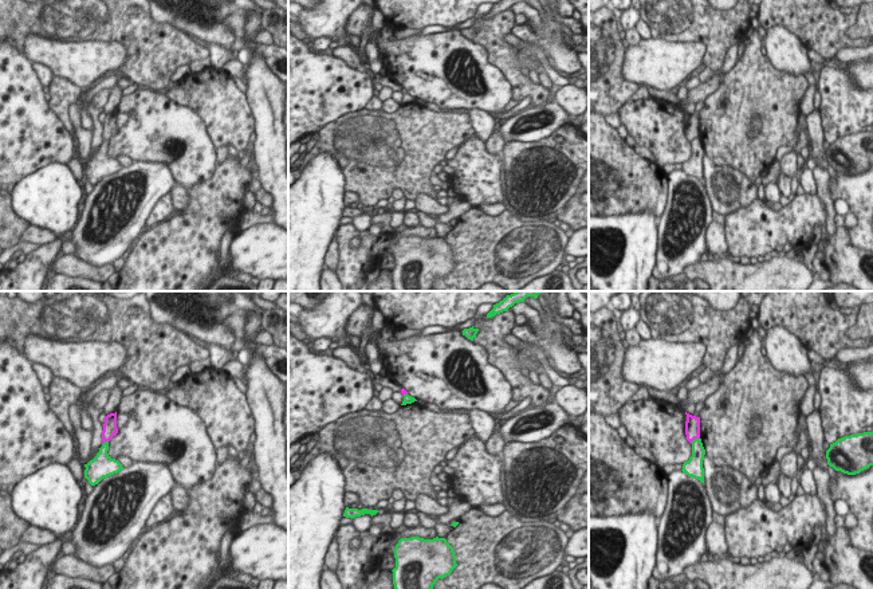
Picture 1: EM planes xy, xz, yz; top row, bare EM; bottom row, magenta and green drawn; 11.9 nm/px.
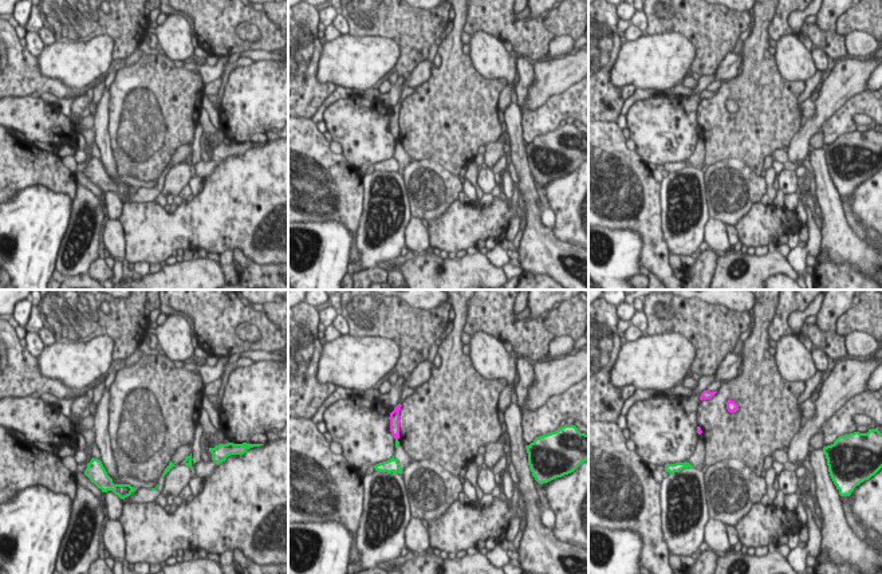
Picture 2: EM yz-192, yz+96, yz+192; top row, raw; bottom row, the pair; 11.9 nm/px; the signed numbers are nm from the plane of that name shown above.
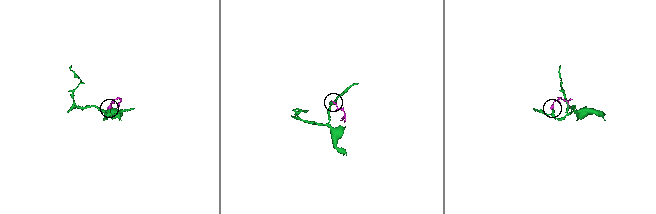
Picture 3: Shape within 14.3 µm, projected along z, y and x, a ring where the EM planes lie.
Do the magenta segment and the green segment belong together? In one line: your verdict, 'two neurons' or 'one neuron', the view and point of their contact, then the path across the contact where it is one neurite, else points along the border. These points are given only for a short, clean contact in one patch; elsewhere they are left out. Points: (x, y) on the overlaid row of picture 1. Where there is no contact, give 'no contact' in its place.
two neurons | yz (695, 438) | along yz (699, 438), (691, 443)

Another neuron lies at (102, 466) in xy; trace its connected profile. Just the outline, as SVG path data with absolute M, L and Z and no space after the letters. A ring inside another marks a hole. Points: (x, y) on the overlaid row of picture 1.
M105 441L99 448L97 456L84 464L84 478L91 486L98 484L103 478L111 476L123 470L122 464L118 460L109 456L107 451L109 441Z

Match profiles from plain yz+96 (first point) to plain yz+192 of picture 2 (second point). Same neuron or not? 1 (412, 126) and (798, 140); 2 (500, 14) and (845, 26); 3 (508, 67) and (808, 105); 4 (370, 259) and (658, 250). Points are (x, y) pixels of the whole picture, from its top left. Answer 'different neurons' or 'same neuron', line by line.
1: different neurons
2: different neurons
3: different neurons
4: different neurons

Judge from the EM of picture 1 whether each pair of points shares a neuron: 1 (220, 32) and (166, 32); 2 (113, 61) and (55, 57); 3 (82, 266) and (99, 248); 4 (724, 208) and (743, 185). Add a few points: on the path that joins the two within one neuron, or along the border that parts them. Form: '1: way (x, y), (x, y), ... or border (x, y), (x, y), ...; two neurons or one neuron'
1: border (156, 20), (172, 23), (188, 36); two neurons
2: way (98, 59), (70, 59); one neuron
3: border (73, 254), (94, 266), (111, 264); two neurons
4: way (726, 203), (738, 191); one neuron

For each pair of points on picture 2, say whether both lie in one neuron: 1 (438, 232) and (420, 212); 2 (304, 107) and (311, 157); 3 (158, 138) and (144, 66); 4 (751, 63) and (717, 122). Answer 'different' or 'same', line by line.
1: different
2: different
3: same
4: same

